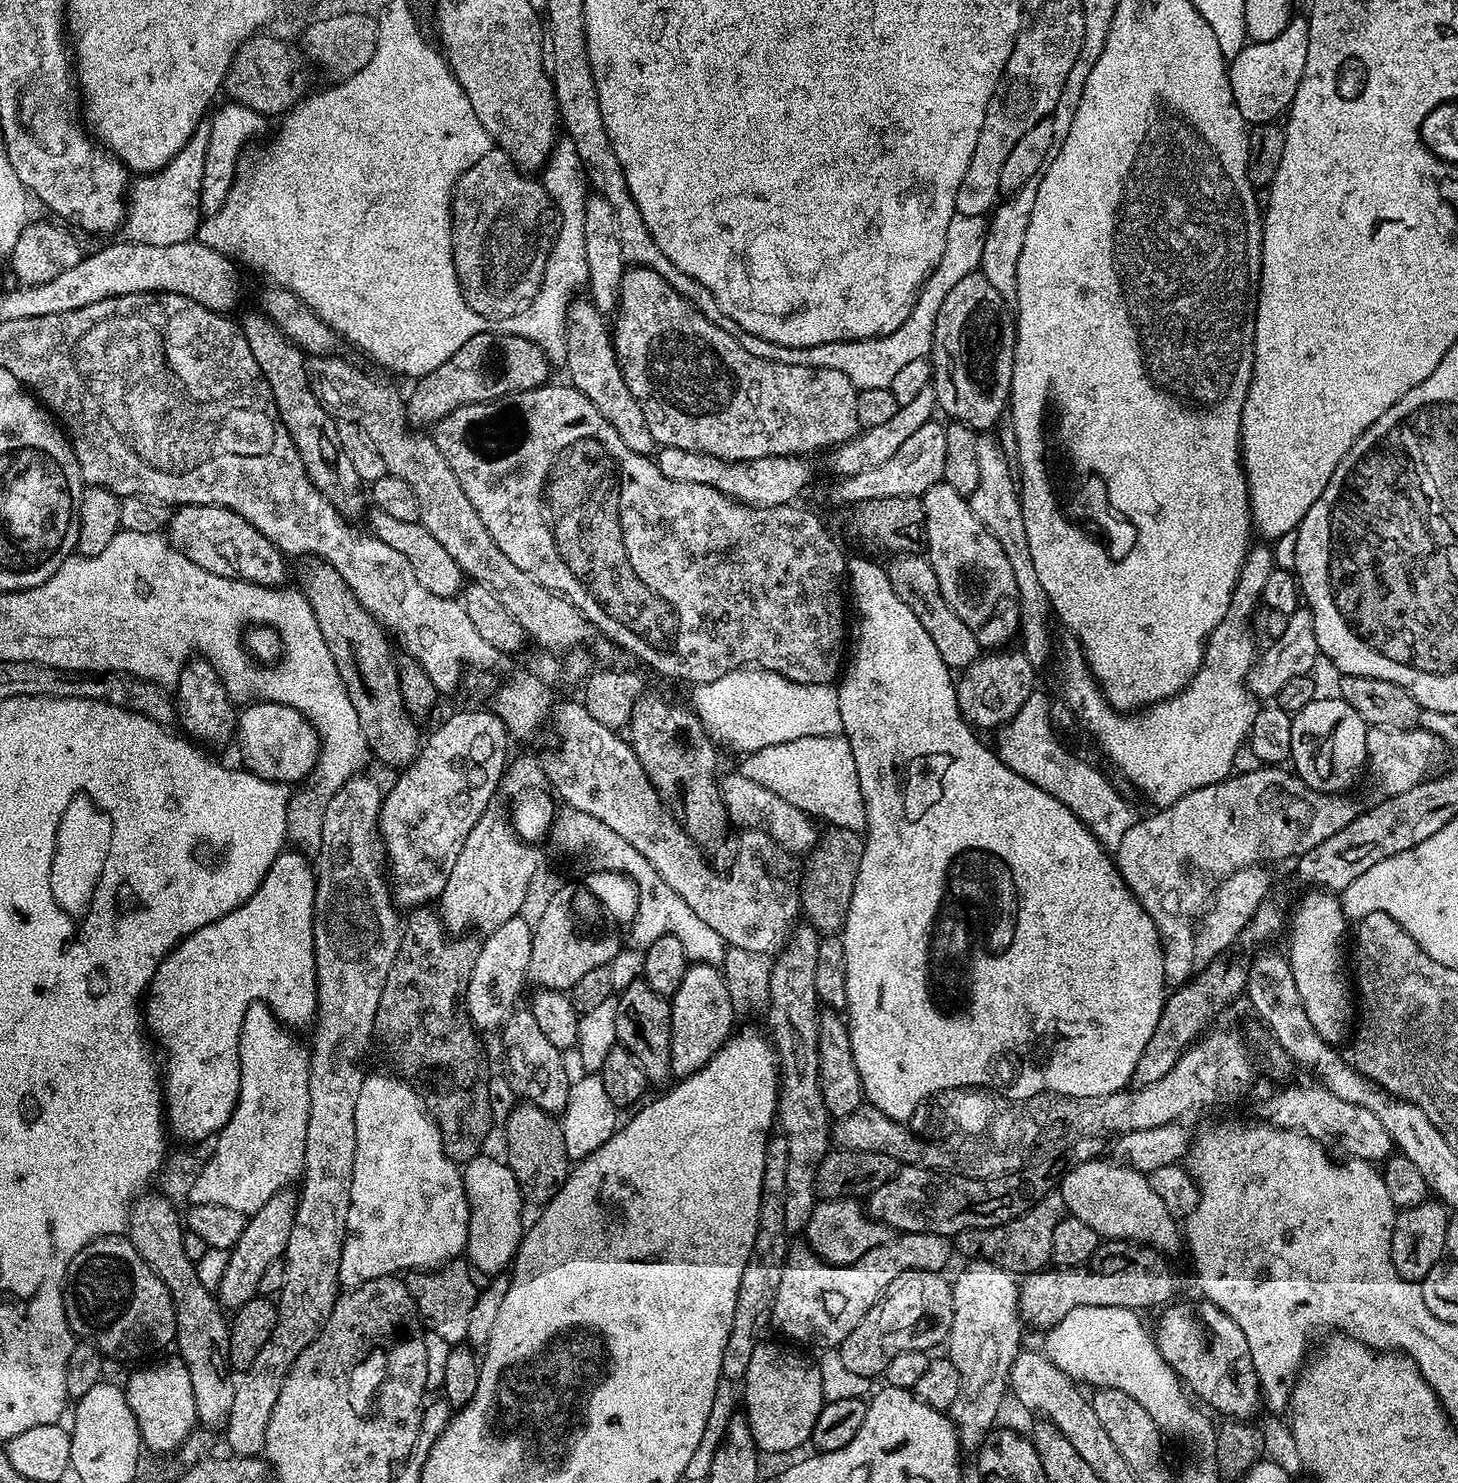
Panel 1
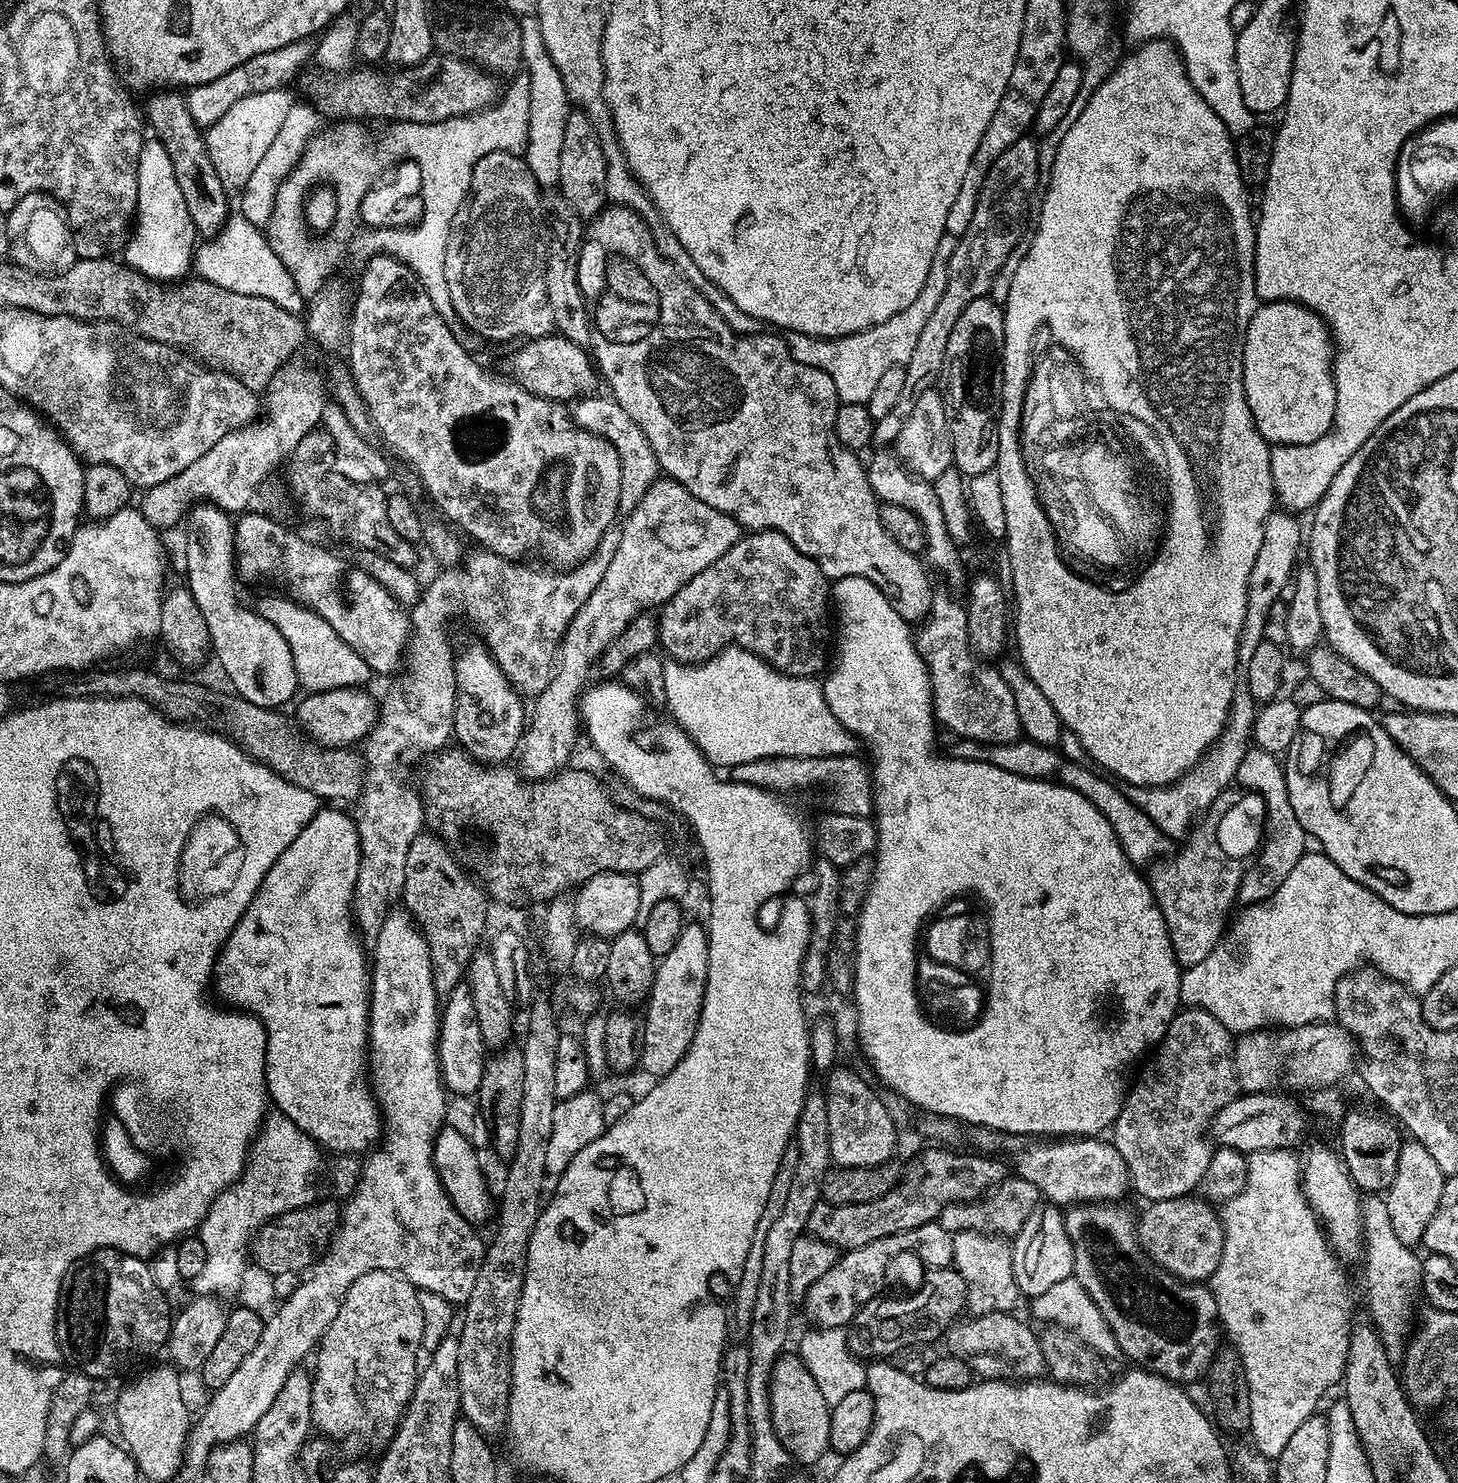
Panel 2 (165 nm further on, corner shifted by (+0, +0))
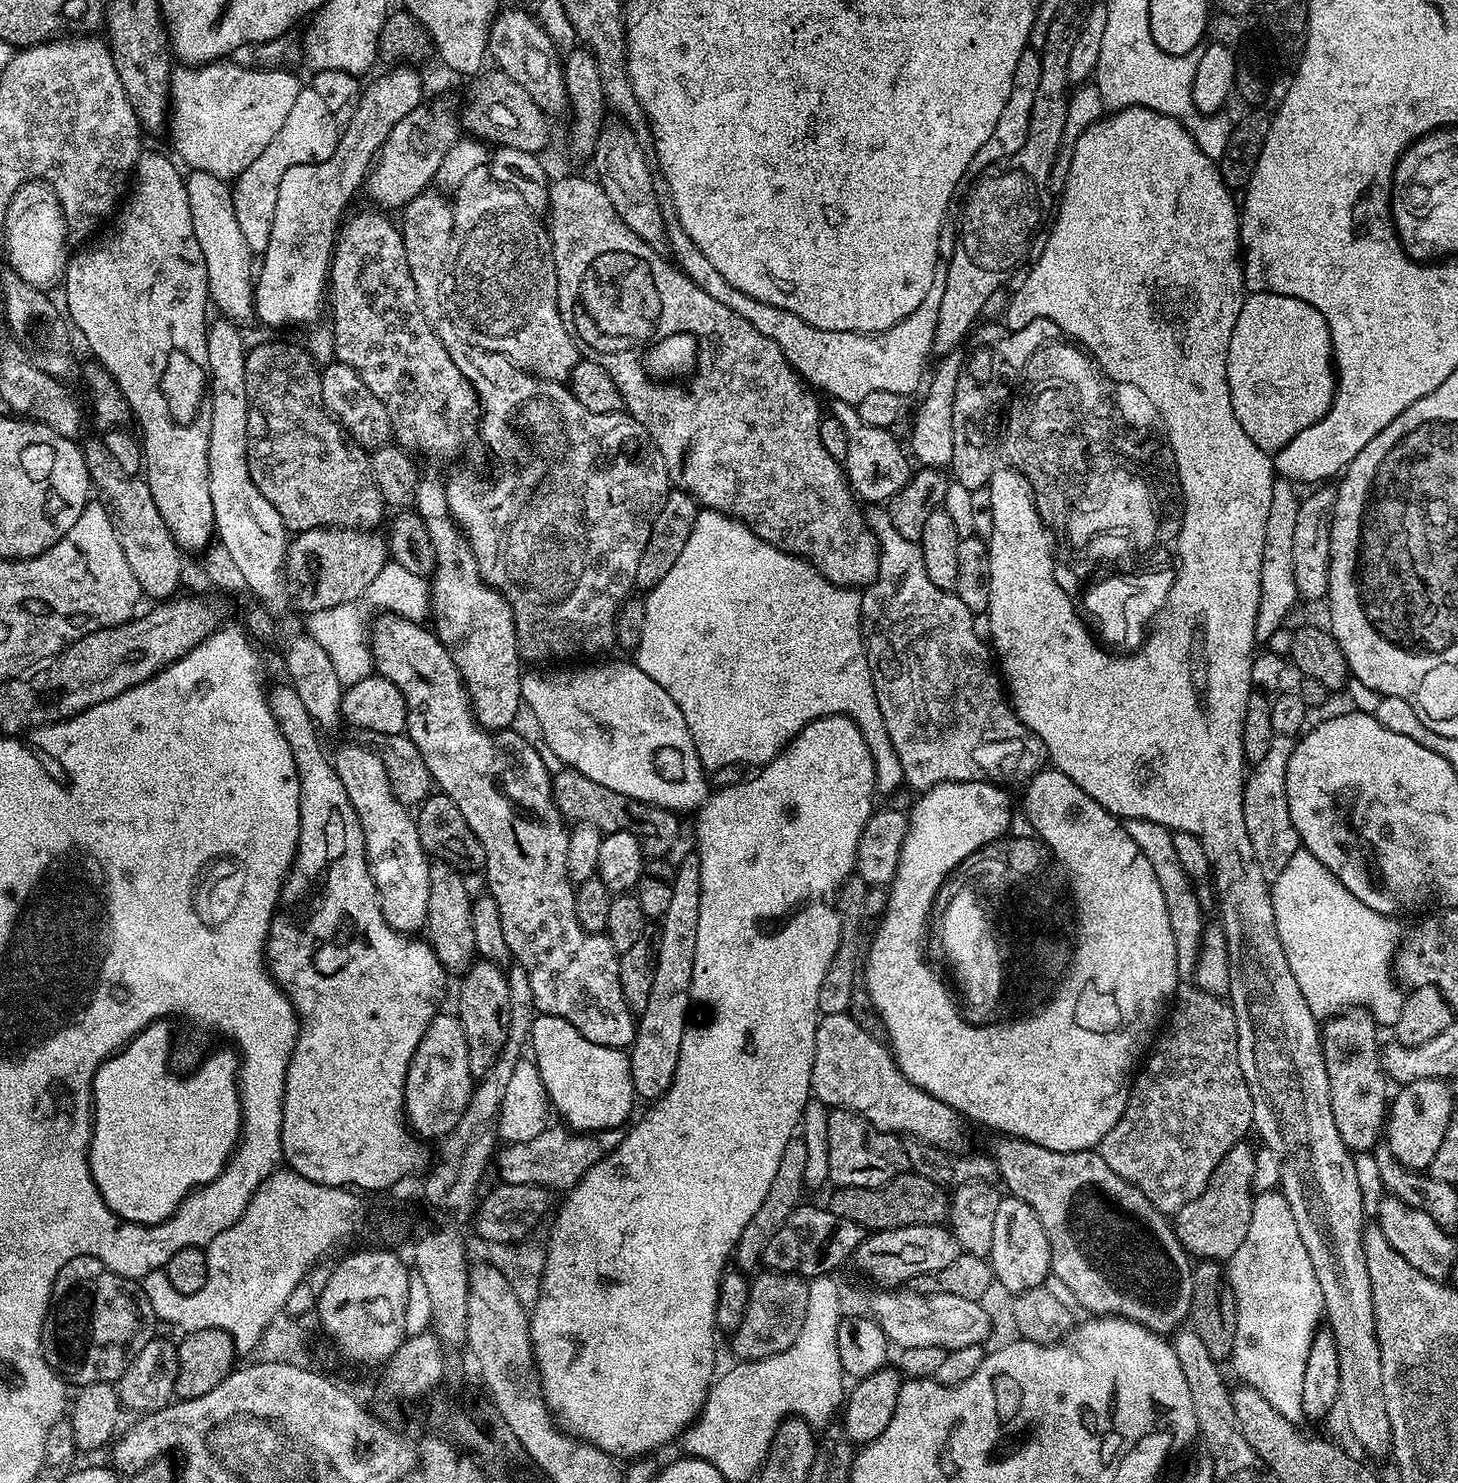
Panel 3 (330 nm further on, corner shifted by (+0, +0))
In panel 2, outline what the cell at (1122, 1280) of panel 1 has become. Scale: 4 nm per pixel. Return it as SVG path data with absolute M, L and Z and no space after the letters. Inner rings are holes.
M1196 1194L1154 1200L1147 1207L1144 1213L1139 1213L1136 1233L1152 1261L1180 1280L1211 1281L1214 1270L1218 1270L1218 1262L1222 1262L1224 1222L1221 1213Z

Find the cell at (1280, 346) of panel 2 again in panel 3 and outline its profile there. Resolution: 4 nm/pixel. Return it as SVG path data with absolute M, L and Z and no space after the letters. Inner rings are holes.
M1249 293L1227 351L1227 385L1242 430L1263 452L1279 452L1302 430L1324 419L1335 400L1338 378L1325 316L1292 295Z

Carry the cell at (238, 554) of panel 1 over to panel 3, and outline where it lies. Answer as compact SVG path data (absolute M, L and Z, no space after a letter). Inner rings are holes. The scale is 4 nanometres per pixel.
M383 615L378 617L377 620L375 617L374 620L374 639L371 641L371 645L375 671L379 675L385 676L390 682L394 682L394 686L398 686L398 690L408 707L406 734L412 739L414 746L418 746L418 750L422 754L422 762L426 762L426 770L430 770L432 775L433 785L443 795L448 796L450 802L454 802L454 806L458 806L458 810L462 810L462 818L466 818L466 822L470 822L470 830L474 830L478 842L482 842L484 853L486 854L483 871L485 873L488 872L488 888L486 888L486 892L487 895L494 898L494 902L498 902L498 914L502 914L502 935L506 938L506 946L510 950L513 961L520 964L522 970L526 970L526 978L530 978L530 990L534 990L534 1002L536 1003L537 1013L545 1016L557 1016L566 1022L570 1022L570 1026L574 1026L578 1030L578 1034L582 1034L582 1038L590 1038L590 1042L598 1042L598 1046L610 1046L611 1048L622 1048L625 1050L631 1049L632 1044L636 1041L638 1020L632 1009L628 1007L626 998L622 994L620 957L614 950L614 946L607 934L586 931L582 926L582 922L578 922L578 914L574 914L576 890L572 881L568 879L568 870L566 868L570 828L565 821L564 815L558 810L556 800L552 796L553 773L551 771L548 772L543 758L540 757L539 750L526 737L519 736L516 730L490 732L488 729L480 727L480 723L472 715L472 704L468 700L468 692L464 689L464 680L460 676L458 666L454 666L454 658L450 658L446 646L442 646L442 642L436 637L436 633L431 627L415 620L407 620L401 616Z

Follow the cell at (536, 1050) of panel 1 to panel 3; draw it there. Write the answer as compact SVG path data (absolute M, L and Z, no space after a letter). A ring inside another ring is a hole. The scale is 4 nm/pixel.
M443 862L430 863L430 900L428 902L428 923L426 939L440 965L449 973L463 974L477 959L474 944L474 926L470 922L473 897L468 896L468 884L457 869Z

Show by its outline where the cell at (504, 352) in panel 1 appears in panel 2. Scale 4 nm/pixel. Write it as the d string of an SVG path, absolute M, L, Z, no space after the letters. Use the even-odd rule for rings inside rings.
M559 334L533 336L521 344L524 345L514 349L512 357L508 360L507 375L519 388L525 388L531 396L553 402L576 402L597 391L598 370L587 347L576 345Z

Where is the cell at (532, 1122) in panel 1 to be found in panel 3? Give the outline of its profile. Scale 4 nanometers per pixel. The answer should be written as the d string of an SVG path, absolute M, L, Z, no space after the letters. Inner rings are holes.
M477 959L459 977L460 1009L458 1015L466 1034L466 1050L470 1050L473 1070L487 1070L502 1054L508 1040L510 1022L510 986L505 969L488 960Z

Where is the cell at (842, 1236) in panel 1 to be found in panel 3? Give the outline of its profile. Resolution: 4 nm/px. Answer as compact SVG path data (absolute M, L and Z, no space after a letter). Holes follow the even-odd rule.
M764 1270L755 1279L748 1290L744 1321L730 1336L733 1350L744 1362L761 1360L790 1347L794 1338L798 1338L798 1330L802 1330L802 1322L806 1322L806 1302L810 1299L808 1280L803 1276Z

